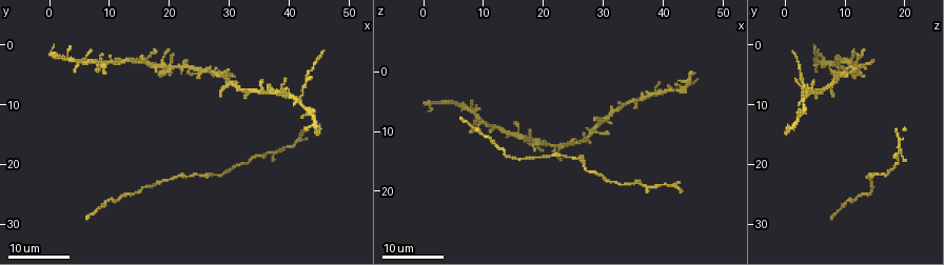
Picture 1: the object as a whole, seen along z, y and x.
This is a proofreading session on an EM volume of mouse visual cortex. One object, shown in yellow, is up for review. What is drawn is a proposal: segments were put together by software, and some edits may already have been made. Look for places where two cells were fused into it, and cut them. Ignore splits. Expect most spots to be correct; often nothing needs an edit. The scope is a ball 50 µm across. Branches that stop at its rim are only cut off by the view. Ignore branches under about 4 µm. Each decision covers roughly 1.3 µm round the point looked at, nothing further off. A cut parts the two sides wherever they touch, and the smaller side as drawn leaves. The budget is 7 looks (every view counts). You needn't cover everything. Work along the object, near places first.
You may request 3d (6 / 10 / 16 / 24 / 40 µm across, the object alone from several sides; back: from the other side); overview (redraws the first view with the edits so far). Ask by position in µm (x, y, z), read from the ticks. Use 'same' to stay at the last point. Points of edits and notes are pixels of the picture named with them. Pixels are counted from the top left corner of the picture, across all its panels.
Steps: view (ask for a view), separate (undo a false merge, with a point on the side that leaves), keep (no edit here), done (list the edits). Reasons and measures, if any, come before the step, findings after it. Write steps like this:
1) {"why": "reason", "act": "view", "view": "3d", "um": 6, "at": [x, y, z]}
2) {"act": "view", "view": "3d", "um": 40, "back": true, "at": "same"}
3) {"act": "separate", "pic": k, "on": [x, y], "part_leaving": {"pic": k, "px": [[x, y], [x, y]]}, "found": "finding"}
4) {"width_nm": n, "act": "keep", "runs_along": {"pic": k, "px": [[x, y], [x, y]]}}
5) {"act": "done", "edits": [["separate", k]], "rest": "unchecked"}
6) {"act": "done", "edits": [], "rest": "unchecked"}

{"why": "four-way junction", "act": "view", "view": "3d", "um": 24, "at": [30.0, 6.0, 8.0]}

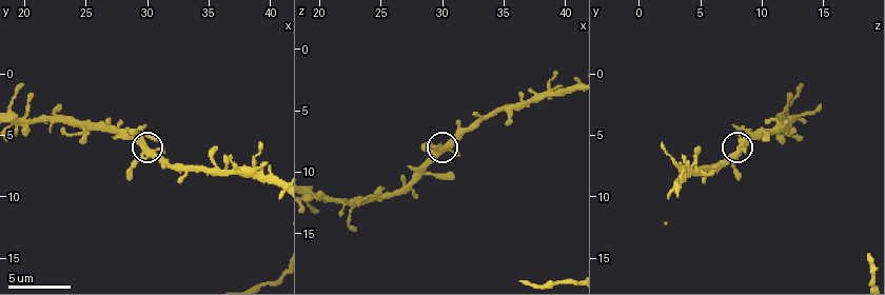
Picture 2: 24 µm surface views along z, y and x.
{"act": "view", "view": "3d", "um": 10, "at": [30.0, 6.2, 8.2]}

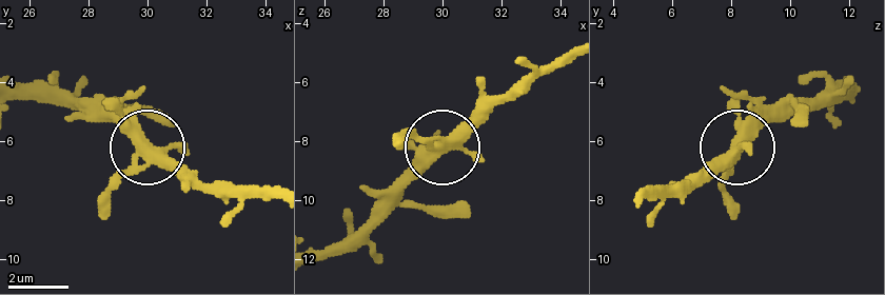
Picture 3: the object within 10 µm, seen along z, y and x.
{"arms": 4, "act": "keep", "runs_along": {"pic": 3, "px": [[395, 146], [413, 132], [448, 139], [484, 104]]}, "found": "all the same cell"}

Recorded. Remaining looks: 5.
{"why": "four-way junction", "act": "view", "view": "3d", "um": 24, "at": [41.5, 9.0, 3.5]}

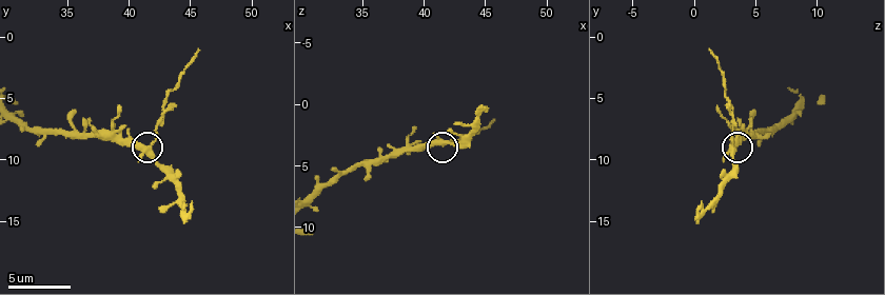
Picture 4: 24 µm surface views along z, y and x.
{"act": "view", "view": "3d", "um": 6, "at": [41.6, 9.2, 3.0]}

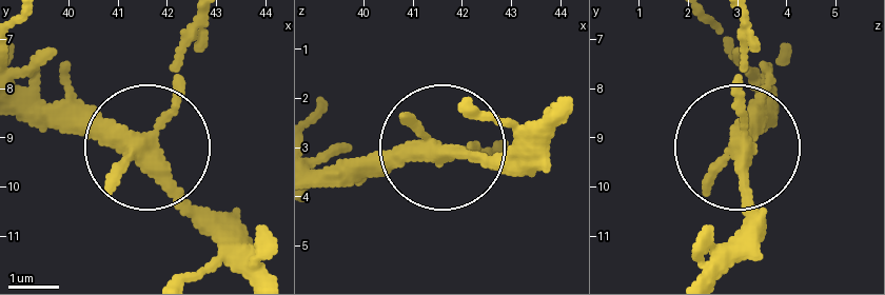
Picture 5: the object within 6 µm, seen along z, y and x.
{"side_arm_um": 10, "act": "separate", "pic": 5, "on": [169, 70], "part_leaving": {"pic": 5, "px": [[145, 131], [174, 97], [191, 22]]}, "found": "a second cell is stuck on"}

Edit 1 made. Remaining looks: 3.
{"why": "narrows sharply", "act": "view", "view": "3d", "um": 16, "at": [37.0, 17.5, 19.5]}

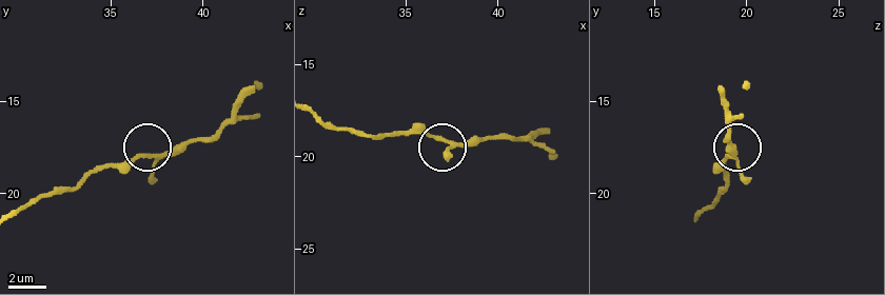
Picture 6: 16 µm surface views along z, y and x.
{"act": "view", "view": "3d", "um": 6, "at": [36.9, 17.8, 19.1]}

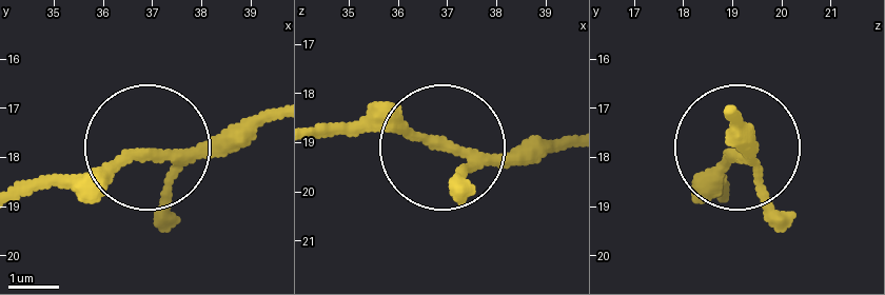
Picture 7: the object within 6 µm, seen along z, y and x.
{"act": "keep", "found": "one cell here"}

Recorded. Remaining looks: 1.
{"act": "done", "edits": [["separate", 5]], "rest": "unchecked"}

